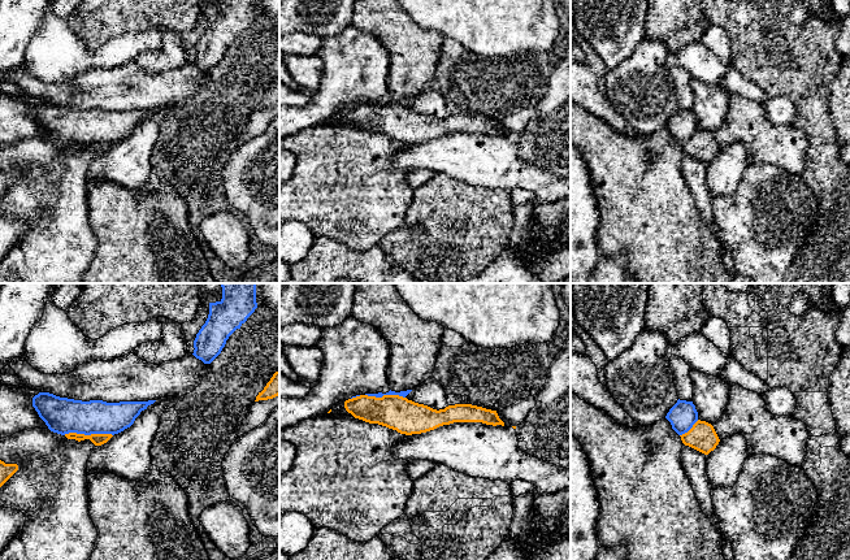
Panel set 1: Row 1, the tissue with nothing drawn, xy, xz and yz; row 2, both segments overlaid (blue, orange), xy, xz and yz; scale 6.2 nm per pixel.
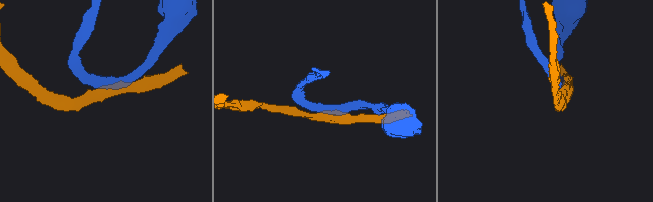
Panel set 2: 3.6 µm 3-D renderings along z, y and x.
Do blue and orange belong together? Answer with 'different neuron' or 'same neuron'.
same neuron

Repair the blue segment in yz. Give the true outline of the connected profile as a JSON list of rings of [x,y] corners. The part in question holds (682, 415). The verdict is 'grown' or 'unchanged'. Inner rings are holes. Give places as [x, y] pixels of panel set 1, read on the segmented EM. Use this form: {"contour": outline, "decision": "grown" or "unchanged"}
{"contour": [[[678,399],[665,418],[671,422],[672,429],[681,437],[685,446],[704,455],[714,451],[720,442],[714,426],[698,418],[698,412],[693,401]]], "decision": "grown"}

